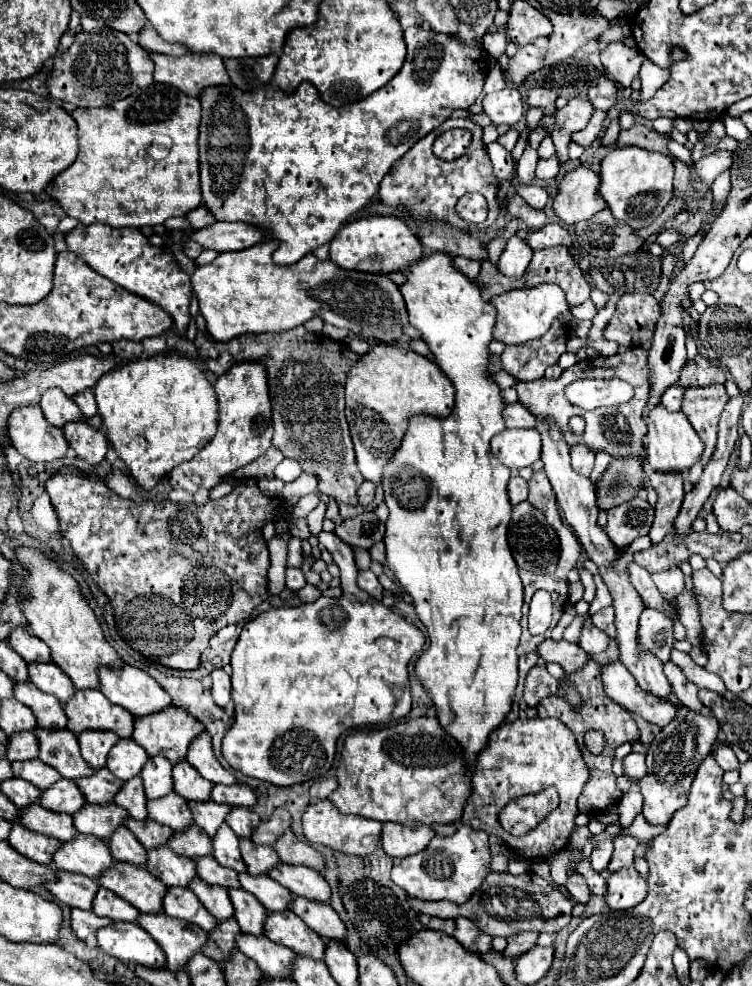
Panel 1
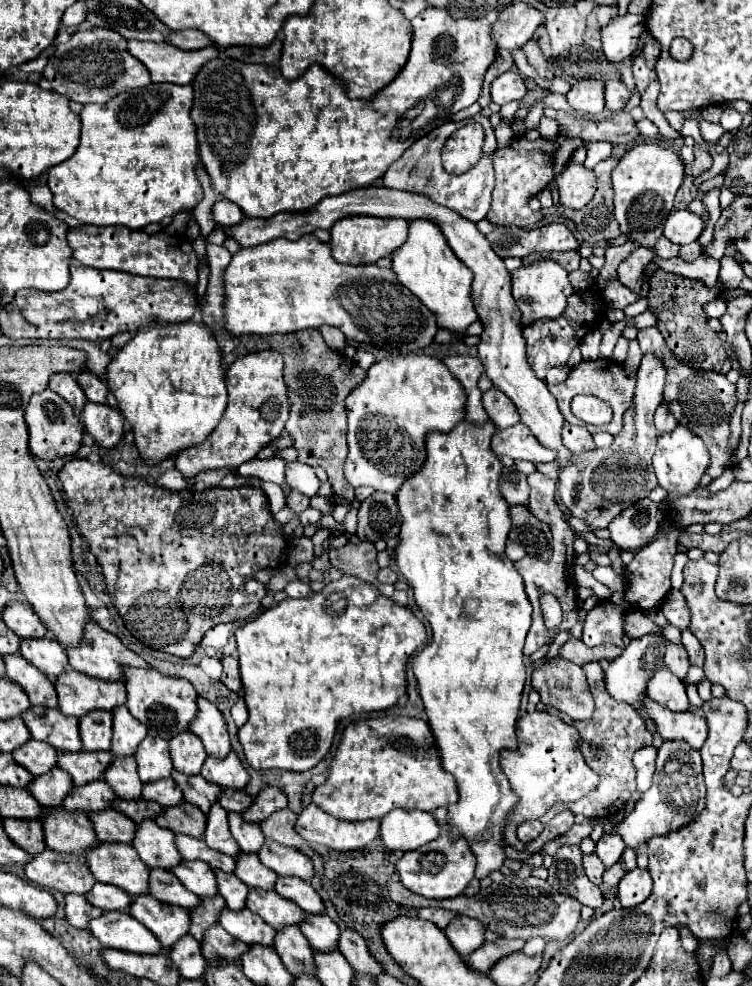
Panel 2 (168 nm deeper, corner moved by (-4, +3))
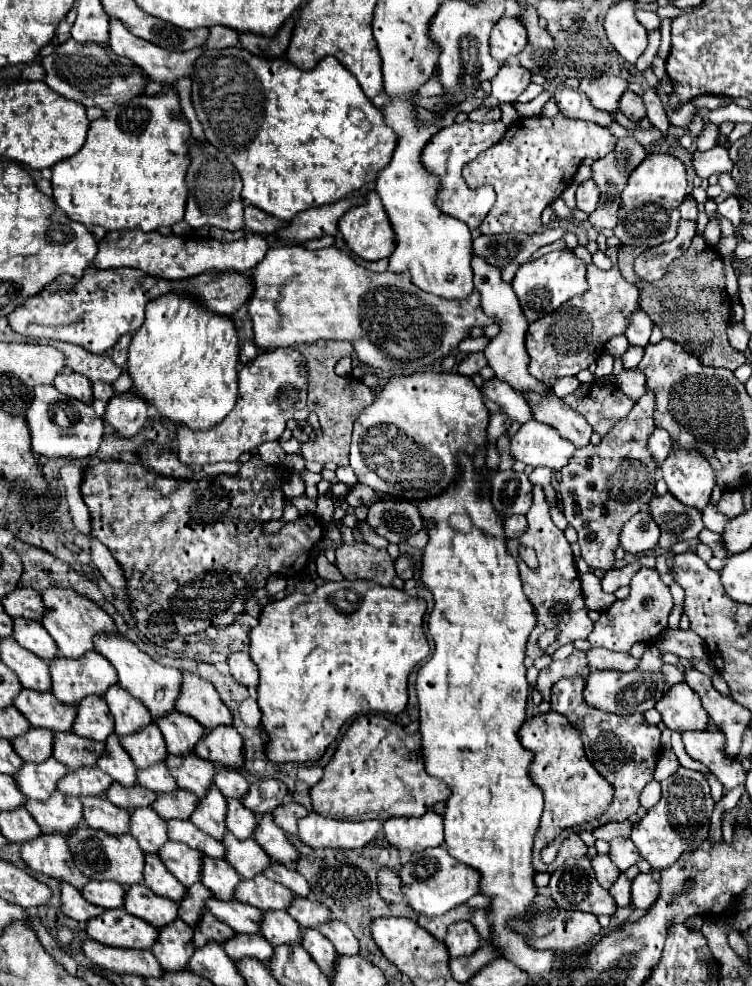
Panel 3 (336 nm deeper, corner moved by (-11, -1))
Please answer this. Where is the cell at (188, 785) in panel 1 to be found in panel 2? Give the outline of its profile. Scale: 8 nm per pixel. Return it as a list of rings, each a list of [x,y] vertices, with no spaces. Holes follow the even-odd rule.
[[[191,731],[173,737],[169,741],[169,751],[171,751],[175,771],[185,773],[189,777],[195,777],[201,773],[207,753],[203,749],[203,743],[197,737],[193,737]]]

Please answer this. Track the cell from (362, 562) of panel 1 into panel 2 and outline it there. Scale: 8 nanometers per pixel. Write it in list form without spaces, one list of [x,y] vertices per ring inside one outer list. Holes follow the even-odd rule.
[[[369,541],[347,543],[339,549],[329,549],[331,567],[343,571],[345,575],[355,575],[367,583],[375,583],[379,565],[377,565],[377,551]]]

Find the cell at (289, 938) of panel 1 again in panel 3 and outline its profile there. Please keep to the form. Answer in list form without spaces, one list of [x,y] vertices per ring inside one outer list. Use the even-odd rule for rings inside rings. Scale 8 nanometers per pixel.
[[[260,875],[252,877],[252,881],[242,879],[240,885],[236,885],[234,897],[242,903],[256,905],[258,909],[266,911],[266,909],[288,909],[294,893],[288,887],[276,881],[268,881],[268,877]]]

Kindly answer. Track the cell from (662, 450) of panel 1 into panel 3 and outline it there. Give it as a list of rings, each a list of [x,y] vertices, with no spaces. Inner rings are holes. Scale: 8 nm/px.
[[[674,449],[662,465],[668,491],[684,505],[704,511],[710,503],[714,473],[710,463],[696,449]]]

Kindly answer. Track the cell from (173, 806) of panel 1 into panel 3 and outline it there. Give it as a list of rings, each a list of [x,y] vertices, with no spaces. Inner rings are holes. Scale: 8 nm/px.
[[[160,761],[160,765],[152,765],[152,769],[138,769],[136,779],[140,781],[140,785],[156,793],[170,793],[178,787],[172,775],[168,773],[168,767],[164,765],[164,761]]]

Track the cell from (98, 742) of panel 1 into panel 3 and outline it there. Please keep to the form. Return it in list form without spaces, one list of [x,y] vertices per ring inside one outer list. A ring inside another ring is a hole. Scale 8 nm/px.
[[[84,697],[84,701],[76,705],[76,723],[72,725],[72,731],[104,743],[106,737],[114,733],[114,721],[106,701],[102,697]]]

